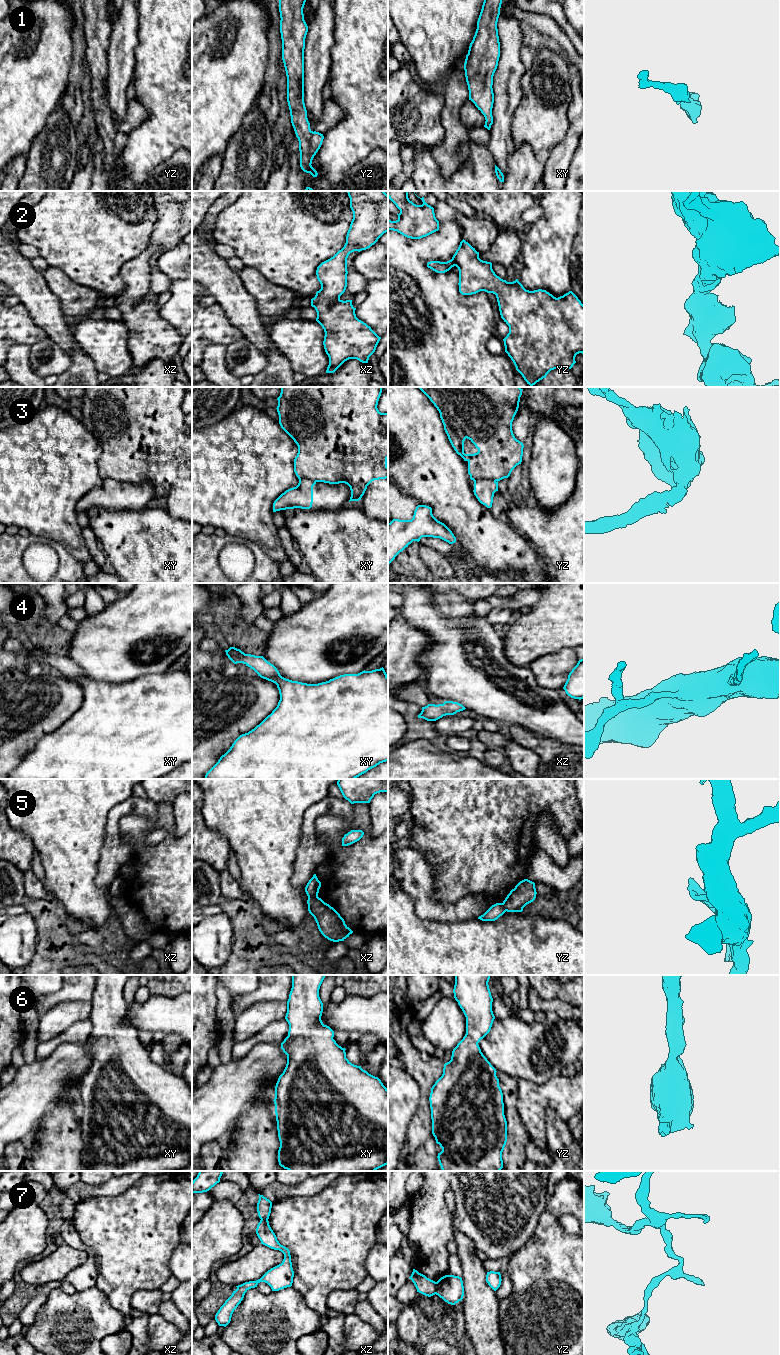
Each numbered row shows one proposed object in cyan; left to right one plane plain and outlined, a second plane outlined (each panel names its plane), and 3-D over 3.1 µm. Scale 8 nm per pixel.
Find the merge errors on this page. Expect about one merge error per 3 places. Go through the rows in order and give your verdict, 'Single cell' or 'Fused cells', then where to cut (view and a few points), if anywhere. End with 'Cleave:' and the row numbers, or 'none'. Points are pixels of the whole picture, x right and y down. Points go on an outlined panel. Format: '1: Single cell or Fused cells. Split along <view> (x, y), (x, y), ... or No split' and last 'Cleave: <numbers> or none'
1: Single cell. No split
2: Single cell. No split
3: Fused cells. Split along yz (495, 480), (476, 479), (474, 481)
4: Single cell. No split
5: Fused cells. Split along xz (317, 895), (308, 897)
6: Single cell. No split
7: Fused cells. Split along yz (437, 1282), (435, 1293)
Cleave: 3, 5, 7

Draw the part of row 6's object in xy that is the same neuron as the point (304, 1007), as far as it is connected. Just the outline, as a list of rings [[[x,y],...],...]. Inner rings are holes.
[[[292,975],[292,988],[287,1001],[285,1016],[289,1024],[288,1036],[281,1043],[281,1049],[287,1055],[287,1064],[279,1076],[275,1086],[275,1114],[277,1121],[280,1147],[278,1162],[288,1171],[376,1171],[388,1164],[388,1089],[378,1077],[369,1074],[361,1066],[352,1064],[346,1058],[345,1048],[339,1046],[333,1039],[334,1031],[324,1025],[321,1016],[323,1003],[319,997],[319,989],[326,975]]]

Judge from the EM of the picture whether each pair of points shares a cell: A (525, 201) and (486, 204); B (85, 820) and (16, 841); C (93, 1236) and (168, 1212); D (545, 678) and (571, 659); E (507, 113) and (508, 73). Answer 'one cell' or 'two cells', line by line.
A: one cell
B: two cells
C: one cell
D: one cell
E: one cell

